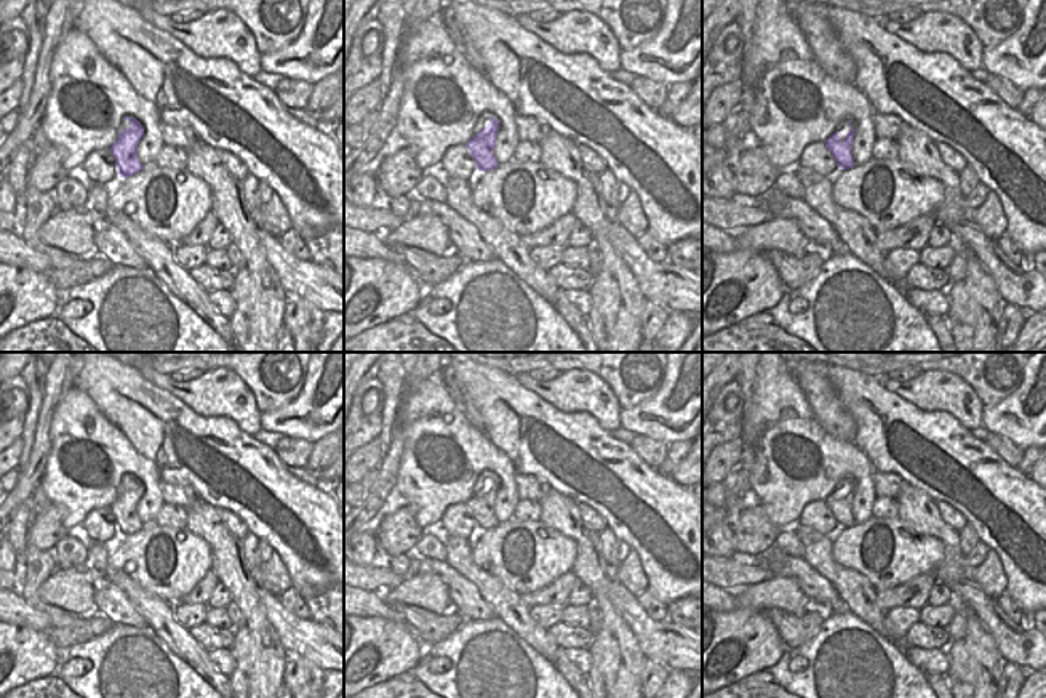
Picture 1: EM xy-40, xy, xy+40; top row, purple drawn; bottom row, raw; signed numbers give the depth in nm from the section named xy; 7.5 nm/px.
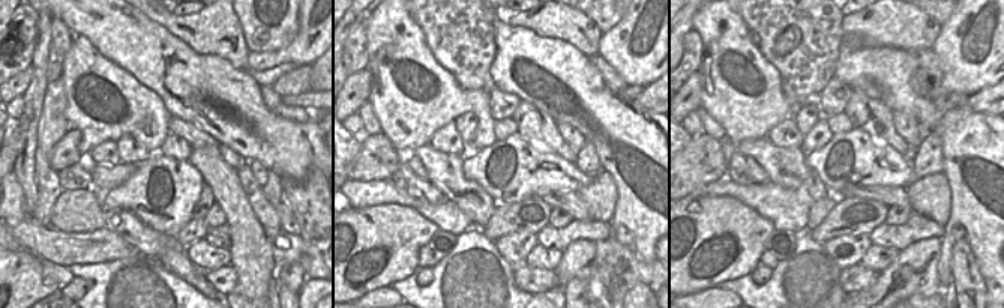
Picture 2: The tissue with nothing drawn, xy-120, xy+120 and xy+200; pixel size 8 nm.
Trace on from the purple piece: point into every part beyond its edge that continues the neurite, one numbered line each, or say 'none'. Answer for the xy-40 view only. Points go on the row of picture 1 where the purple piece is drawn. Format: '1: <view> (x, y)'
none

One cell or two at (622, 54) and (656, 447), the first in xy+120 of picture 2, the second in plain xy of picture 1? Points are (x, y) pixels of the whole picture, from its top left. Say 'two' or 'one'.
two

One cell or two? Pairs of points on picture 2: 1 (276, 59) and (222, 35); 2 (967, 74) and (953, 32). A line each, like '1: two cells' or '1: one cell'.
1: two cells
2: one cell

